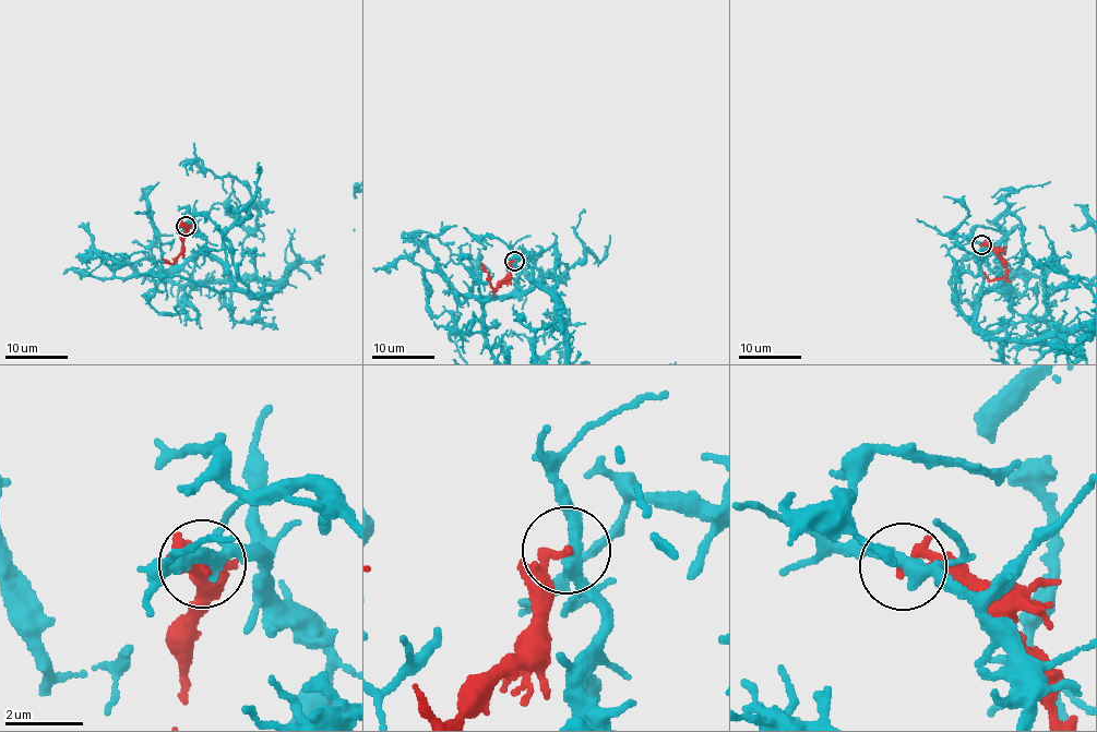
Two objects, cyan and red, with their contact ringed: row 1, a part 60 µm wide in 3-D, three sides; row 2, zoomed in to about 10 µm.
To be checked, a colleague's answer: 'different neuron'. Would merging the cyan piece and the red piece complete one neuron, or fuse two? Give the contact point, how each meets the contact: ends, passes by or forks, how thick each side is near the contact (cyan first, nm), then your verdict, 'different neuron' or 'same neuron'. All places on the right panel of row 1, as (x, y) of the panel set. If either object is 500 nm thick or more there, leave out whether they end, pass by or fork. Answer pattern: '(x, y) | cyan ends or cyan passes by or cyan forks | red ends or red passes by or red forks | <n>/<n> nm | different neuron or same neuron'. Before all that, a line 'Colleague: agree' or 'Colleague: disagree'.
Colleague: agree
(981, 244) | cyan forks | red ends | 300/240 nm | different neuron

